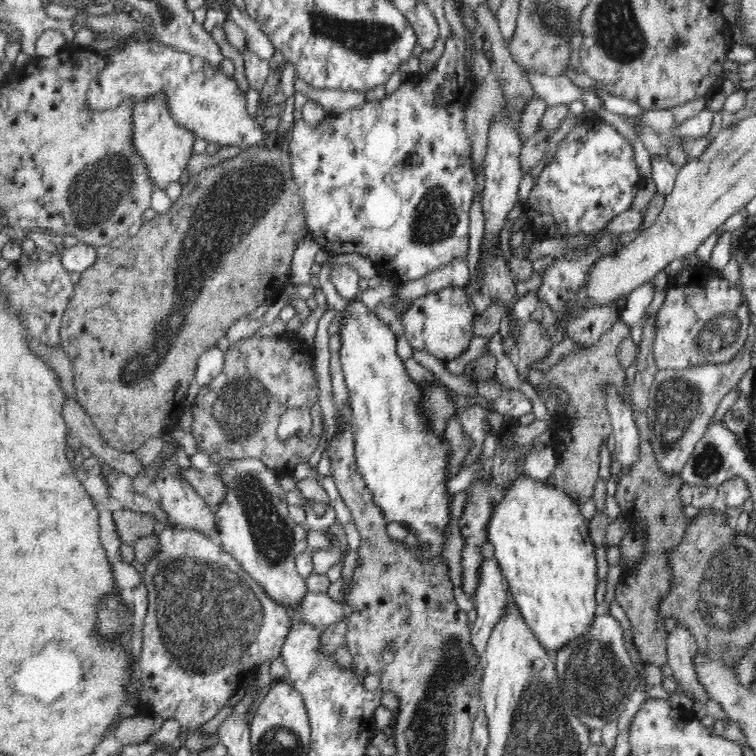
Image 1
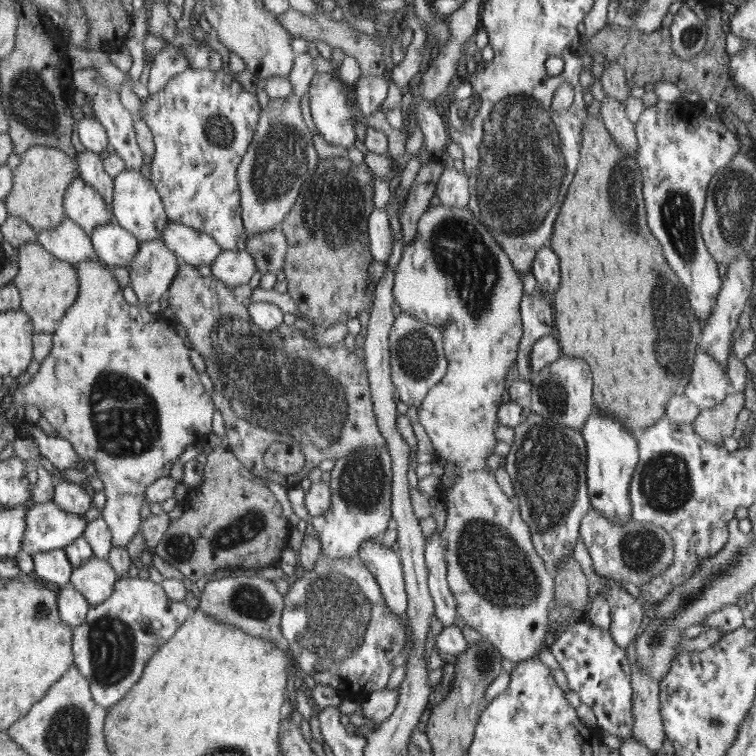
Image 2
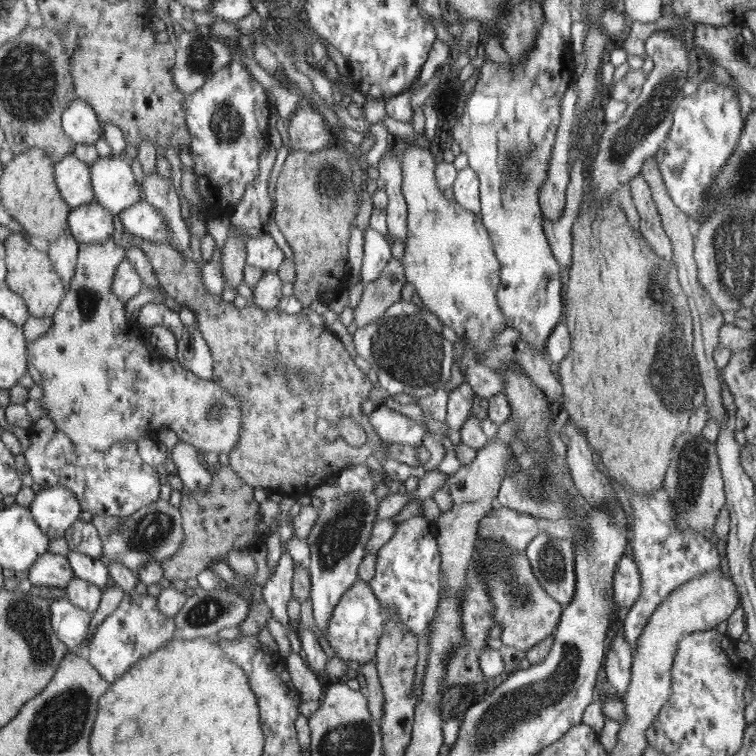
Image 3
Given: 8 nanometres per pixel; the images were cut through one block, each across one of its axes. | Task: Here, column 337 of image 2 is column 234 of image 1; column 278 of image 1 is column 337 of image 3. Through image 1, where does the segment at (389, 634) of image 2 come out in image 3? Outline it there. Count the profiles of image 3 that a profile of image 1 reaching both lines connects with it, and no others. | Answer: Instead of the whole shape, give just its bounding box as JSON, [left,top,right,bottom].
[327,581,385,664]

